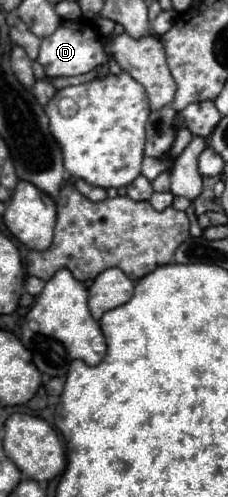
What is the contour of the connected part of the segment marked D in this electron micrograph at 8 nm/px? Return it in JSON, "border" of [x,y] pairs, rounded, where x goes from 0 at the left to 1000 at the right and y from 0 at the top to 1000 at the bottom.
{"border":[[[276,42],[232,70],[180,82],[162,123],[197,135],[206,155],[329,155],[329,151],[390,147],[408,139],[425,139],[425,155],[478,151],[478,123],[469,123],[469,111],[452,107],[443,74],[373,42]]]}

